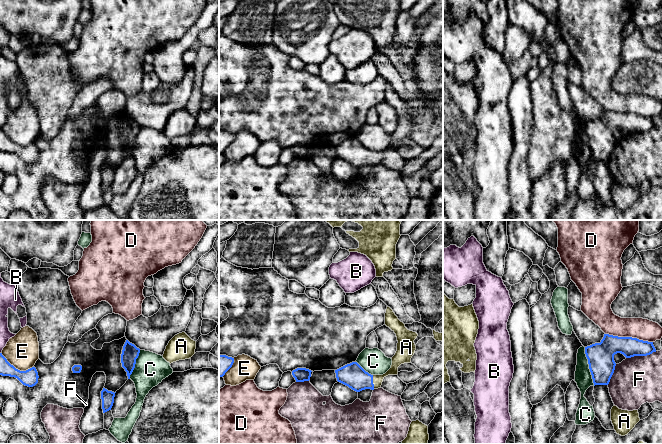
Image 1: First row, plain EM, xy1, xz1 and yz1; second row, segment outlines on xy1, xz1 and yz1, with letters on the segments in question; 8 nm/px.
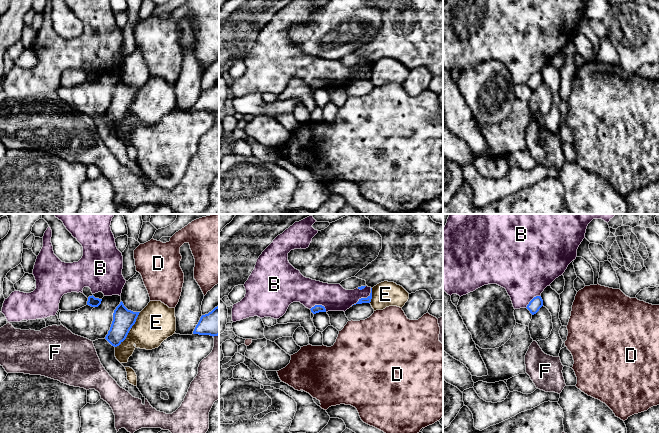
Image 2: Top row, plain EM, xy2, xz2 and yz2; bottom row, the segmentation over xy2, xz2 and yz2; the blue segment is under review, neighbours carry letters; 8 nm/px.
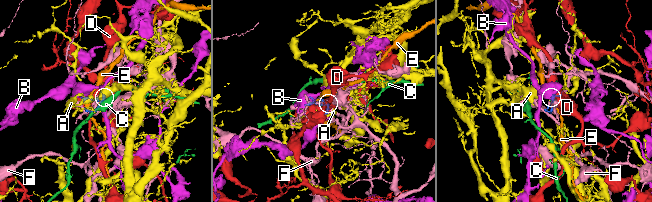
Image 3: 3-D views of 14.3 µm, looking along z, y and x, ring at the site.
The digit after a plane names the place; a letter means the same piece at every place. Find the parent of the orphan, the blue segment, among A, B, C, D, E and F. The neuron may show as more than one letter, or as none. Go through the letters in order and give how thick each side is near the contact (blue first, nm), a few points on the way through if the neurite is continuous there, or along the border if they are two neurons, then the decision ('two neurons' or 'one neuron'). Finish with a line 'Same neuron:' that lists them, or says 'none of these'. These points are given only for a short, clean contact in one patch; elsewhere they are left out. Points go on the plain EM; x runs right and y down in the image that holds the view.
A: 190 nm thick on the blue side, 80 nm on the other; runs through xz1 (352, 151), (357, 155), (372, 158), (389, 148), (396, 138); one neuron
B: 50 nm thick on the blue side, 220 nm on the other; two neurons
C: 220 nm thick on the blue side, 140 nm on the other; border along yz1 (584, 123), (584, 129), (594, 161); two neurons
D: 180 nm thick on the blue side, 180 nm on the other; two neurons
E: 180 nm thick on the blue side, 300 nm on the other; two neurons
F: 160 nm thick on the blue side, 380 nm on the other; two neurons
Same neuron: A

